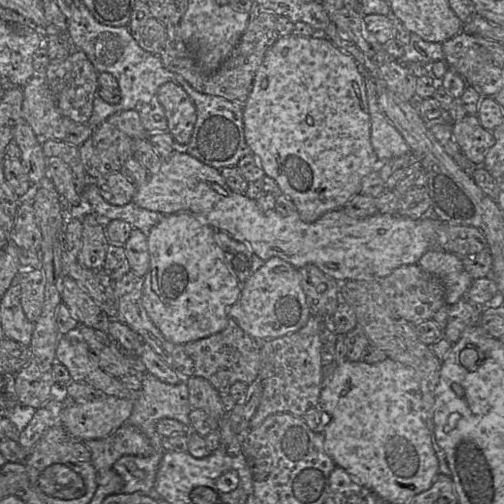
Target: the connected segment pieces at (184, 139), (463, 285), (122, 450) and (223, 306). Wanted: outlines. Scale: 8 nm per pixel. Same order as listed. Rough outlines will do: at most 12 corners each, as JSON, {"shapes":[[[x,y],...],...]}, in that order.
{"shapes":[[[161,85],[156,96],[168,132],[187,145],[197,120],[180,85]],[[430,249],[418,265],[442,280],[448,306],[473,283],[462,258]],[[129,422],[83,443],[108,495],[125,485],[114,469],[126,455],[149,457],[149,438]],[[215,229],[150,231],[143,306],[186,344],[223,331],[241,293]]]}

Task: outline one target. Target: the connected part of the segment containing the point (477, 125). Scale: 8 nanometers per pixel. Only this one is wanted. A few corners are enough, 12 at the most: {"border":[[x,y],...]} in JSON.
{"border":[[477,115],[452,126],[464,155],[483,166],[495,138]]}

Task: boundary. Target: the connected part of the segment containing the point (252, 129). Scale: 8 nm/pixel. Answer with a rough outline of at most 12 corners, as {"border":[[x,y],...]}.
{"border":[[279,37],[243,105],[265,174],[311,223],[380,165],[365,78]]}

